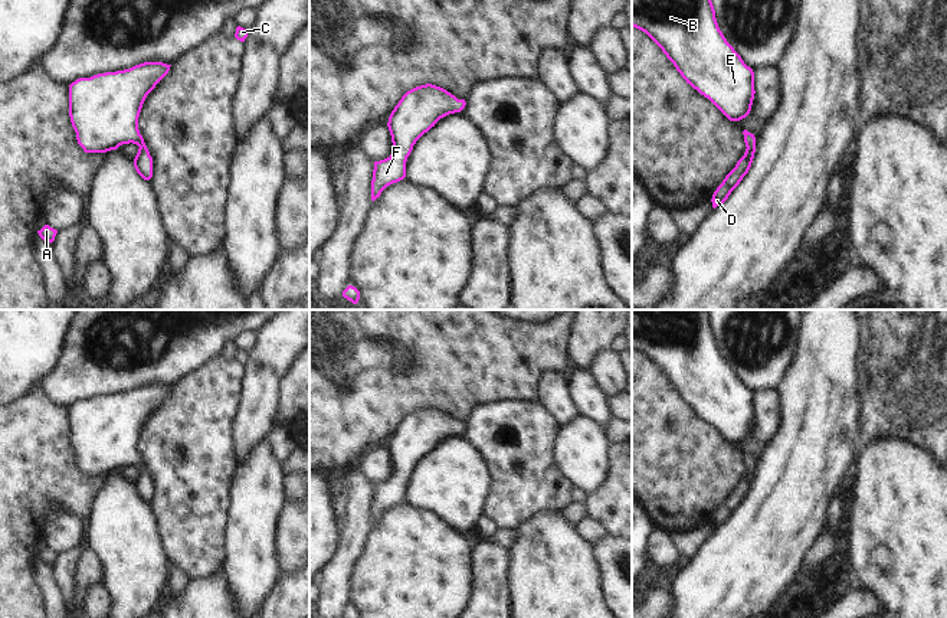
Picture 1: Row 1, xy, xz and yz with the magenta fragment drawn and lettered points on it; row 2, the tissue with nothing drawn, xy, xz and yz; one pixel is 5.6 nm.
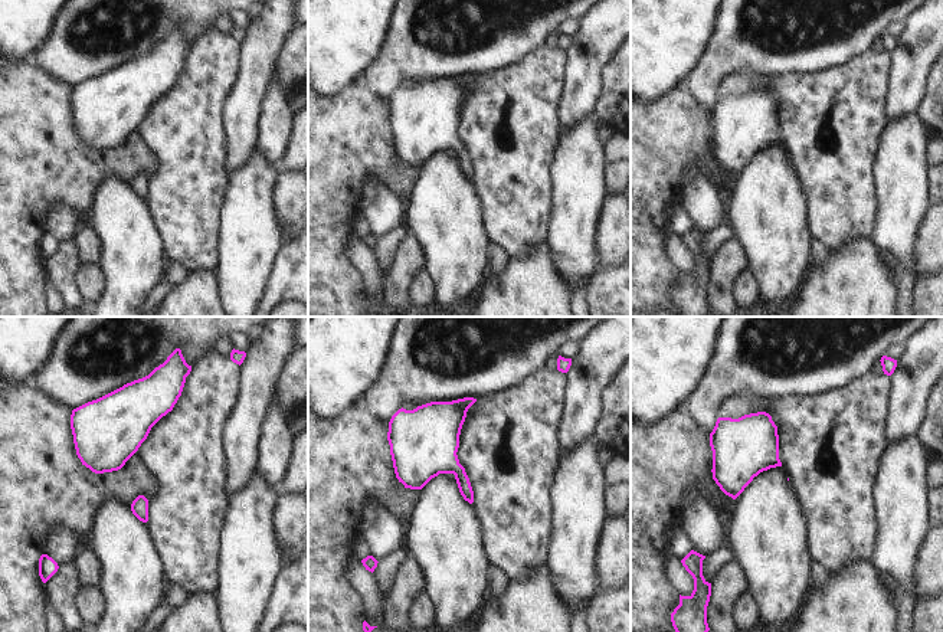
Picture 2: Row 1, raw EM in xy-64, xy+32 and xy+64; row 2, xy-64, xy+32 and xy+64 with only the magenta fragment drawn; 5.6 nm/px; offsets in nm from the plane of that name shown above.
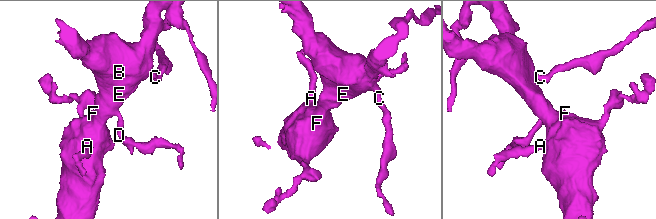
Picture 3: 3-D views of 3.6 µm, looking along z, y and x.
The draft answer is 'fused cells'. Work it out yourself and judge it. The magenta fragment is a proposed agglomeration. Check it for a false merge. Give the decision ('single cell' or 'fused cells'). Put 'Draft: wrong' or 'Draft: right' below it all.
single cell
Draft: wrong

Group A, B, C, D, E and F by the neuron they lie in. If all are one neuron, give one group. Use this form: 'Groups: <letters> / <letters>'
Groups: A B C D E F.

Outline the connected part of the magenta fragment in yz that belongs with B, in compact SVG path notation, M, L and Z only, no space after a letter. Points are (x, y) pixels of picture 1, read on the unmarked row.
M632 310L632 349L645 354L681 399L730 444L746 441L754 422L754 395L718 350L710 310Z

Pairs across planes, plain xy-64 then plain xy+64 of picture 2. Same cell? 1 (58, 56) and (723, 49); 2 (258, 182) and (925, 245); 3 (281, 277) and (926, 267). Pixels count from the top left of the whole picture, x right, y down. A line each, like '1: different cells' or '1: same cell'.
1: same cell
2: different cells
3: different cells

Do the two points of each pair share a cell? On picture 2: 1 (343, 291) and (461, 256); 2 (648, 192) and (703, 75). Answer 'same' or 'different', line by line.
1: different
2: different

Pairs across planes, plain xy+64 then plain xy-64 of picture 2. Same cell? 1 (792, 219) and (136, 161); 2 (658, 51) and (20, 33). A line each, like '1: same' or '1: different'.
1: different
2: same

